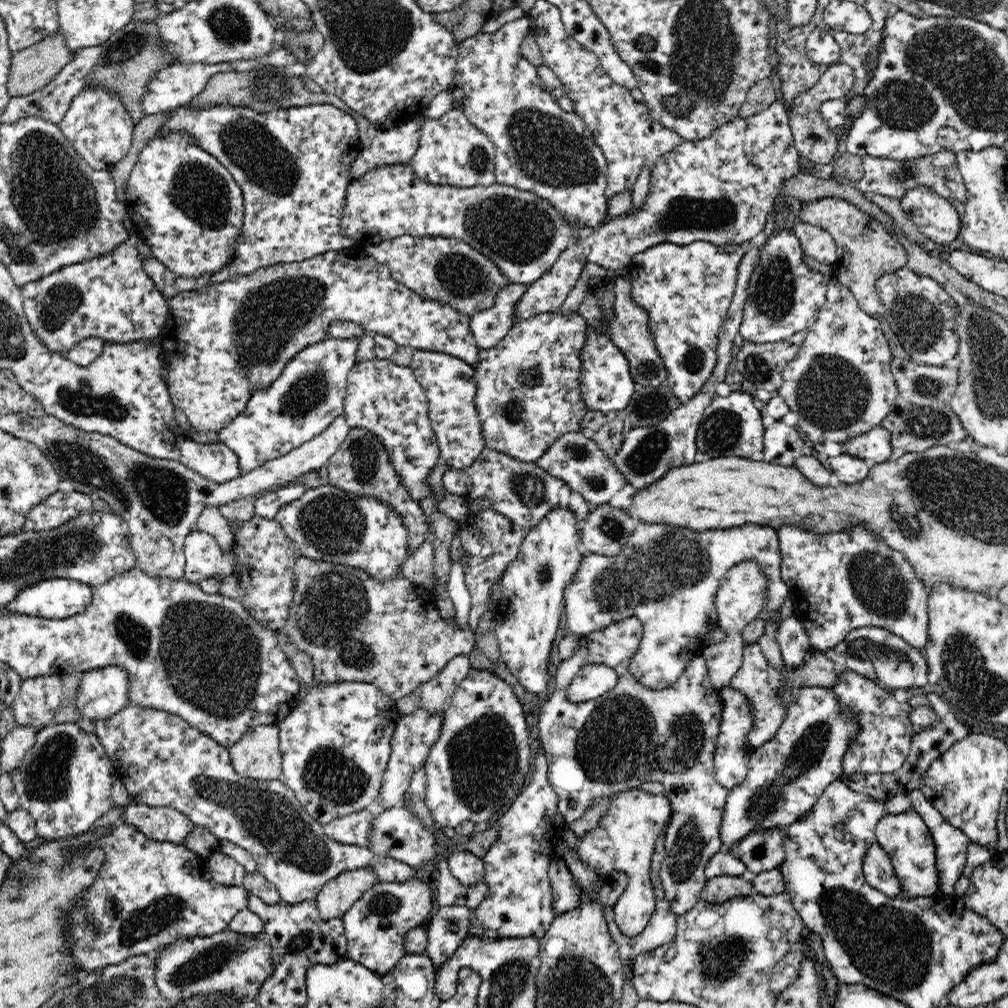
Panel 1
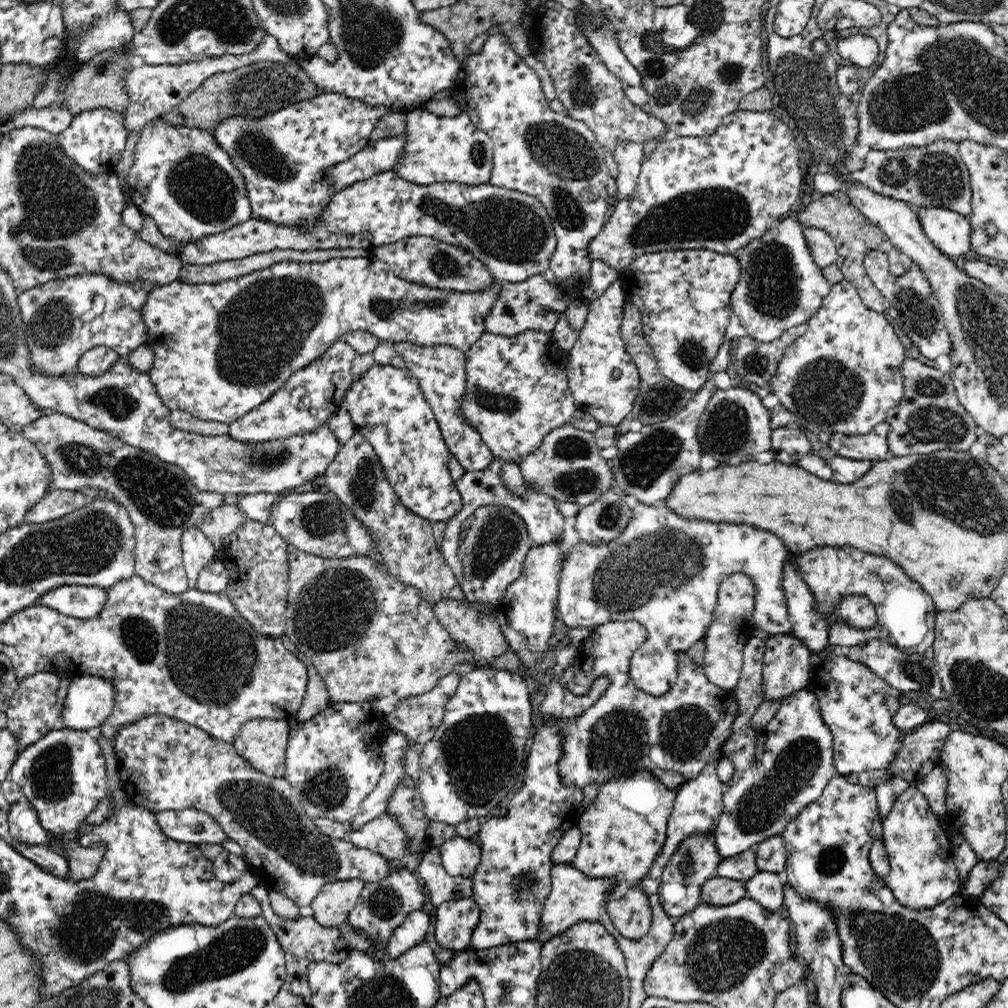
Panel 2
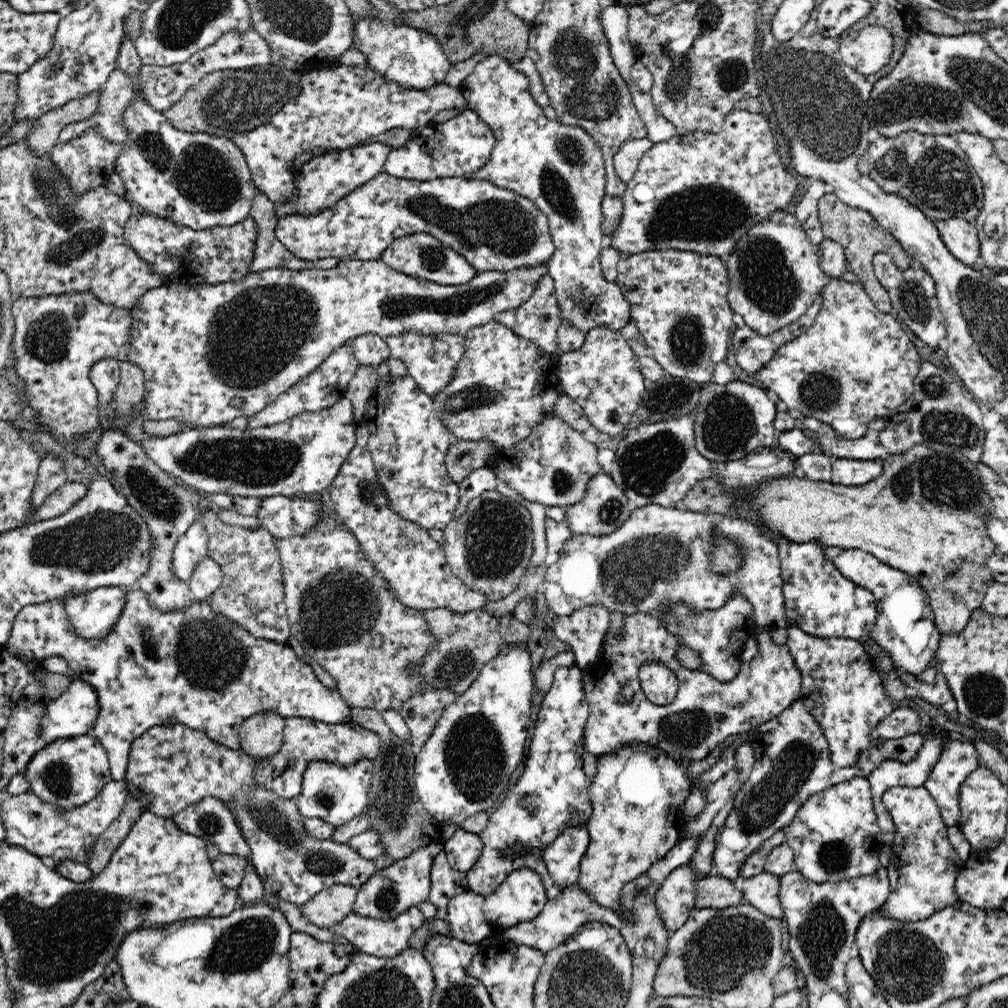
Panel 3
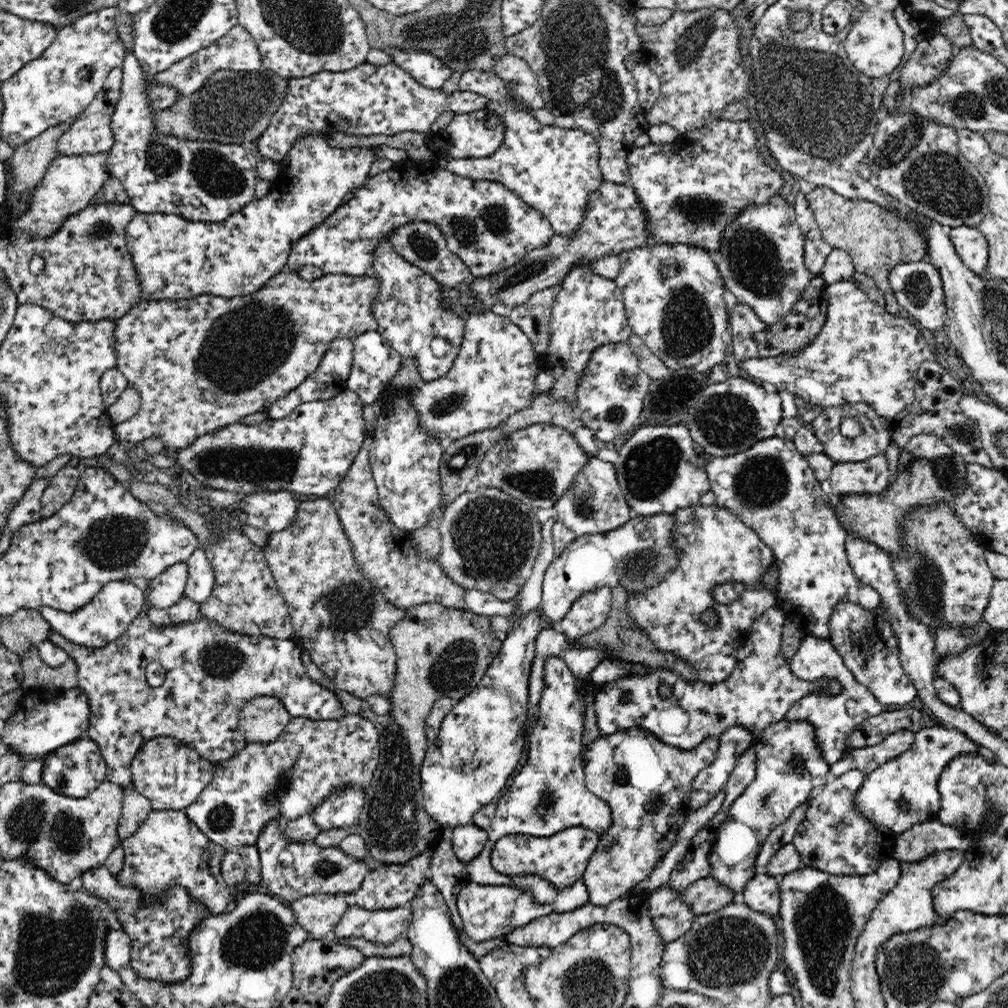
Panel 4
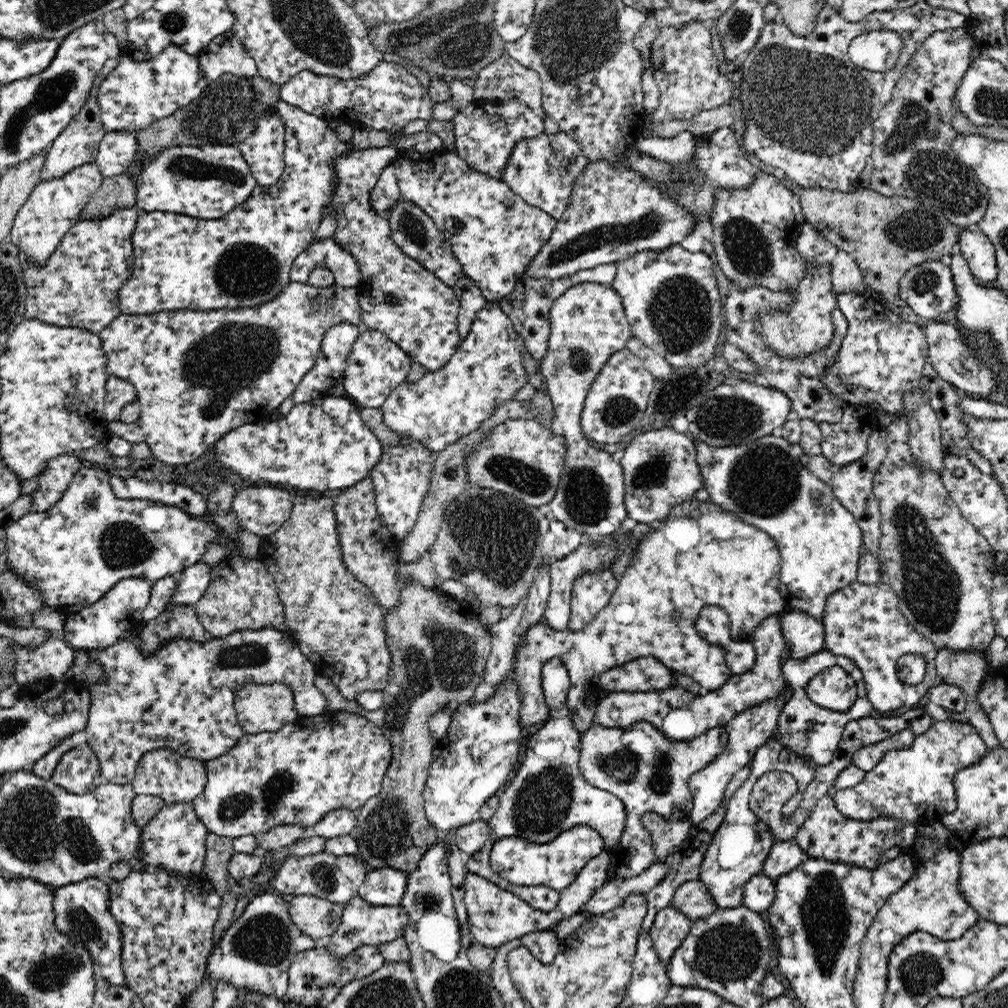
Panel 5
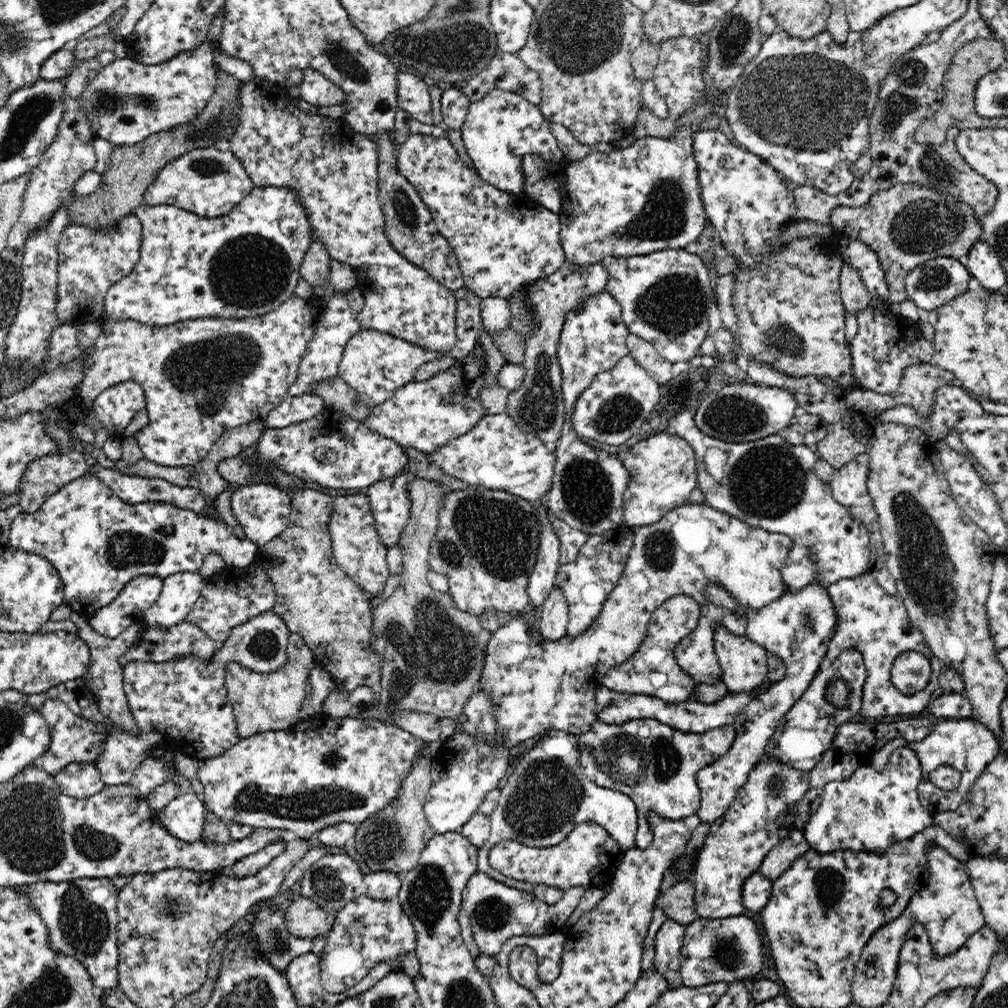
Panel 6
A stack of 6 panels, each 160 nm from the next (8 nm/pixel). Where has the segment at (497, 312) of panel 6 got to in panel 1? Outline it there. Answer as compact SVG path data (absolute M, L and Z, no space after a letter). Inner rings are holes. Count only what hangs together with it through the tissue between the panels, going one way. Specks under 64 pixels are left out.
M552 310L514 325L496 346L479 349L479 363L474 368L477 382L475 399L485 446L522 462L535 462L562 435L586 431L580 422L589 408L581 395L580 370L581 354L587 343L587 330L586 319L577 311L564 314Z

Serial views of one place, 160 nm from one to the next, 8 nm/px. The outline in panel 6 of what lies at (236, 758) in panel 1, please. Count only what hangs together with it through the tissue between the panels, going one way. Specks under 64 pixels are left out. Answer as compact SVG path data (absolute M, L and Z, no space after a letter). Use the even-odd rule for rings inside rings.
M292 633L287 642L287 663L277 671L258 673L238 663L226 665L225 687L241 738L266 731L282 730L299 720L299 712L306 697L309 673L316 666L313 661L314 655L302 636Z

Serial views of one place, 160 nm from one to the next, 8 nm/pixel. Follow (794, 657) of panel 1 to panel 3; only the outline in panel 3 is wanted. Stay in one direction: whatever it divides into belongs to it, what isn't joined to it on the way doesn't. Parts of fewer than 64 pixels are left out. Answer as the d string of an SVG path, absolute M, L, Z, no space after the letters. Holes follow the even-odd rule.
M636 613L630 616L626 615L624 619L624 625L616 634L606 634L602 640L598 658L592 664L587 665L580 674L582 689L586 693L590 709L581 745L584 751L593 754L596 760L634 743L644 743L658 748L666 752L668 757L672 757L682 764L702 760L730 734L748 732L752 728L756 728L756 732L758 732L761 724L778 716L782 710L799 698L802 684L801 672L798 670L787 645L774 643L770 639L768 630L756 630L753 633L758 641L760 652L749 663L741 664L739 675L734 680L723 683L700 668L691 670L682 665L677 657L677 650L681 647L679 640L662 628L661 624L653 620L652 617ZM647 659L662 661L677 676L678 690L676 698L670 704L655 705L644 694L640 681L638 681L638 668Z

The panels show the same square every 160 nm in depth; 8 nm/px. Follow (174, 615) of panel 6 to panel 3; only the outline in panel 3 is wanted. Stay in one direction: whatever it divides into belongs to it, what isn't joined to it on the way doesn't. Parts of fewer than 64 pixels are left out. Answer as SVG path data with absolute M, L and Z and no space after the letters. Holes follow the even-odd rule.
M206 557L196 566L188 583L195 600L209 600L222 581L222 568L211 557Z

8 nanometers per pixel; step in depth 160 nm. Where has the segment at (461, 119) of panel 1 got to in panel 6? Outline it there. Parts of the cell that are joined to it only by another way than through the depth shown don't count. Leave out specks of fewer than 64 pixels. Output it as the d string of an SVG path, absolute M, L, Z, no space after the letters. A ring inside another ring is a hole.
M494 89L482 100L470 103L460 132L466 153L477 173L488 184L510 193L518 194L522 190L522 157L532 153L554 162L565 157L551 133L549 120L537 105L515 92Z

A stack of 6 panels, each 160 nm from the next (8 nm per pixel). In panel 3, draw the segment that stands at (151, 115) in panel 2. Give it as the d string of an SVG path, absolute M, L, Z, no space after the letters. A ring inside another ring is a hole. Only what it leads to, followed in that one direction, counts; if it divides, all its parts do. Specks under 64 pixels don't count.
M252 29L244 36L237 34L236 31L230 31L222 36L217 44L196 52L182 64L170 66L142 64L138 75L130 75L130 73L116 68L110 74L101 91L101 101L96 116L92 116L88 121L64 124L62 130L58 132L58 138L60 141L73 140L74 137L80 136L86 128L97 125L97 131L101 132L101 135L105 136L105 138L108 138L108 141L127 144L130 138L129 127L125 125L125 114L136 99L144 99L152 109L163 113L167 108L176 104L184 96L184 93L198 84L204 76L222 70L239 70L252 66L264 66L273 62L271 54L270 45L266 43L266 39Z

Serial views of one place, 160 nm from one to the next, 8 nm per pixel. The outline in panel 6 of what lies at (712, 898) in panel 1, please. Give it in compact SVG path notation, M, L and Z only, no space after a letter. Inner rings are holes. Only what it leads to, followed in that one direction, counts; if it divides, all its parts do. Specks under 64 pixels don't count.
M692 880L680 881L672 888L663 892L663 895L655 901L672 920L680 924L689 925L699 916L696 912L695 885Z

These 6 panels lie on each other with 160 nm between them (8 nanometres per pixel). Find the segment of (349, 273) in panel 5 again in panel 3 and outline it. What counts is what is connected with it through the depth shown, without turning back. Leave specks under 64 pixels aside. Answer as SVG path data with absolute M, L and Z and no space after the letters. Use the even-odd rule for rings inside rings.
M381 172L374 176L372 180L365 182L362 186L355 188L352 192L346 194L346 196L343 196L336 204L332 204L332 206L328 208L322 208L320 212L314 212L314 214L296 212L296 214L280 216L278 222L276 222L276 228L274 228L276 239L278 239L296 258L310 261L315 261L320 258L330 258L330 256L343 258L343 260L378 260L380 259L380 254L384 252L385 248L390 246L393 240L421 232L431 234L434 238L440 240L440 242L446 243L452 250L459 252L478 272L506 272L513 271L514 269L529 269L540 265L546 265L553 252L556 250L549 231L548 215L544 214L532 200L519 195L517 192L498 187L498 185L492 184L488 180L478 178L466 179L465 177L444 177L427 181L418 181L396 178L391 174Z

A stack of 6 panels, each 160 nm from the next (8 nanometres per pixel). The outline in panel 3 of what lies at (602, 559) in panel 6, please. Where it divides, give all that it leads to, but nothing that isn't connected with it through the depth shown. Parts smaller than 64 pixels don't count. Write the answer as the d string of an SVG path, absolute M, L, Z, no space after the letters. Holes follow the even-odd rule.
M592 605L559 619L555 628L556 636L574 653L575 665L586 668L598 658L611 622L610 611L602 605Z

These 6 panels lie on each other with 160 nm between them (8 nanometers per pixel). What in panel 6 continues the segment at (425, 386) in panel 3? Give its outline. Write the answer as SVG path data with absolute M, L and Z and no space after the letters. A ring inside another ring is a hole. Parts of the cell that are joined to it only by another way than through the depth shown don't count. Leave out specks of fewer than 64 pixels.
M255 77L254 80L244 83L239 97L241 104L239 125L236 134L231 138L232 140L227 142L228 149L242 161L245 171L249 174L249 177L253 180L257 188L280 188L280 186L293 188L298 193L299 200L308 213L314 237L319 238L321 242L324 243L332 259L355 268L357 278L356 287L360 289L364 298L363 308L360 312L354 314L360 325L362 325L364 329L374 329L378 332L391 334L399 339L406 340L406 342L422 347L422 349L426 349L426 351L440 353L440 356L448 355L457 341L455 313L457 311L457 298L455 297L454 291L446 289L439 280L436 280L434 276L426 272L426 269L420 268L418 265L404 258L402 253L399 253L388 240L385 231L385 216L379 201L378 167L380 159L378 157L378 145L374 144L370 138L359 135L345 119L333 120L332 118L319 114L304 115L302 112L291 111L288 108L290 98L284 93L284 89L279 86L272 86L272 84L266 80Z

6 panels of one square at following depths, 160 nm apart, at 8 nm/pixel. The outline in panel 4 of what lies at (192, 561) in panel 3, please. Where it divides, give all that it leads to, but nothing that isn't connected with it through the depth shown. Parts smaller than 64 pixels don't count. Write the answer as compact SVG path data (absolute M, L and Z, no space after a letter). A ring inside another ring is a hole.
M178 562L149 581L147 590L149 604L156 608L170 608L176 604L185 592L189 575L188 569L187 563Z

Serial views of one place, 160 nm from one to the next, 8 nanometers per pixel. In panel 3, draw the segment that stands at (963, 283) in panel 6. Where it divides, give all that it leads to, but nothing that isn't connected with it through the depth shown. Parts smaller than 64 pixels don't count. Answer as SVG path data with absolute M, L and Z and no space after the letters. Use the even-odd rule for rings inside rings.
M876 252L872 258L872 269L881 286L888 292L892 301L892 313L899 322L904 322L914 334L927 344L931 350L938 350L938 343L947 336L945 318L939 309L934 279L922 269L914 265L901 271L896 267L889 254Z

